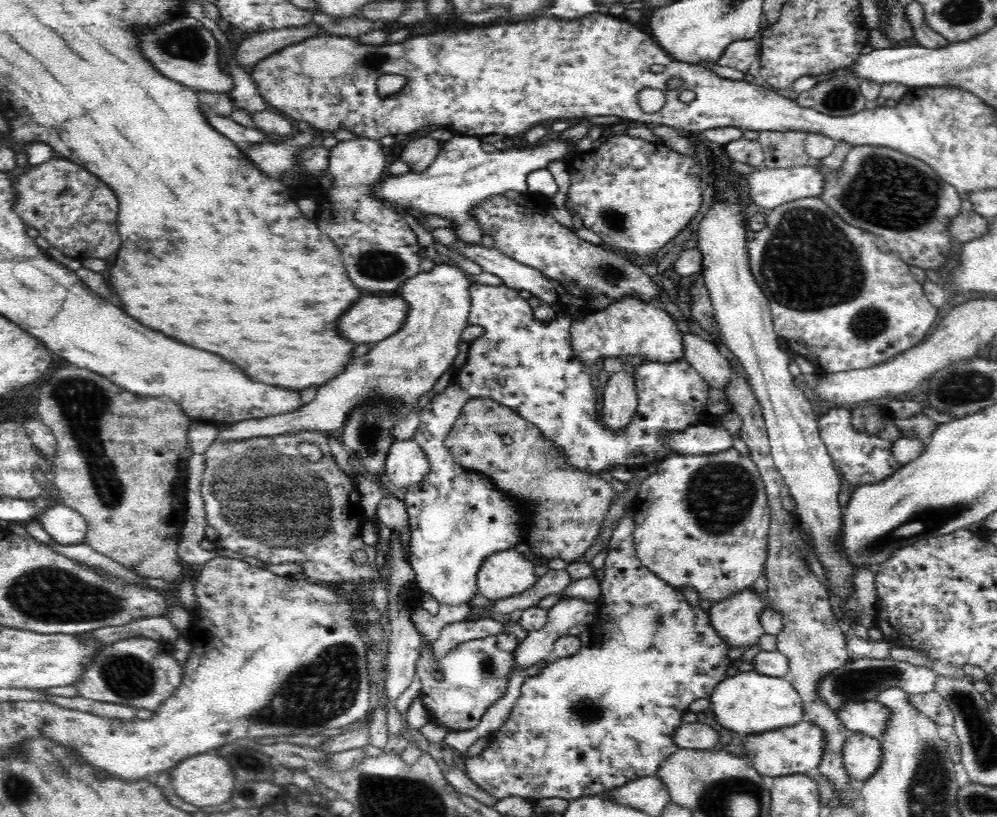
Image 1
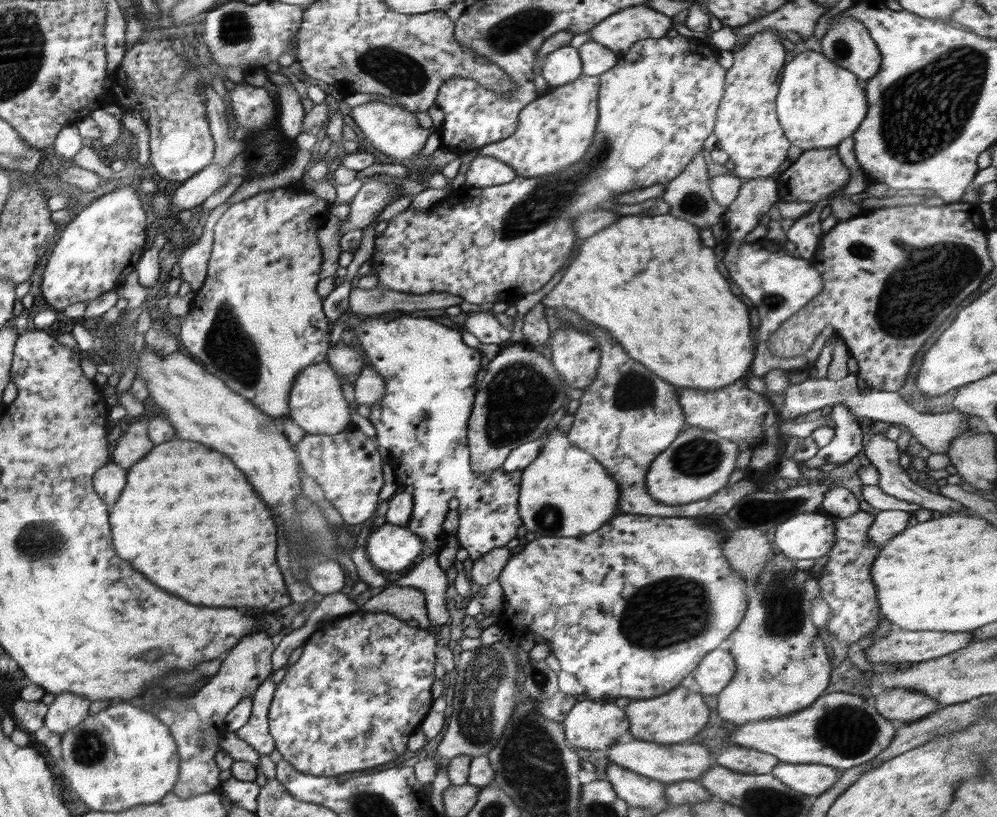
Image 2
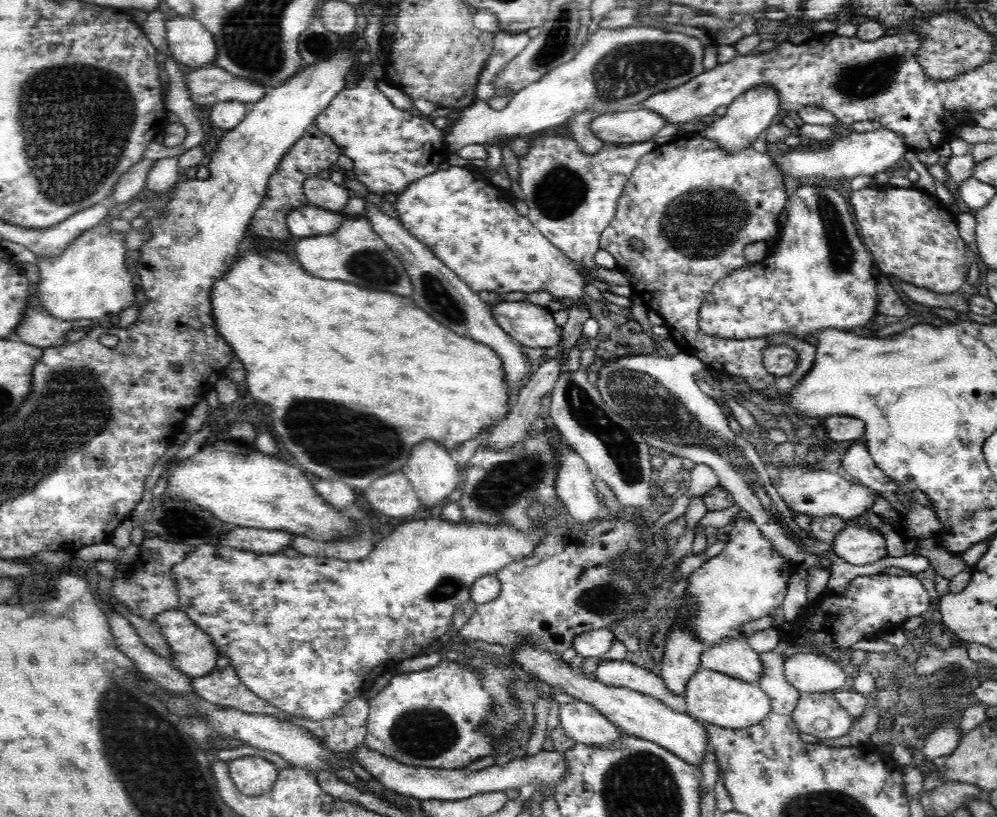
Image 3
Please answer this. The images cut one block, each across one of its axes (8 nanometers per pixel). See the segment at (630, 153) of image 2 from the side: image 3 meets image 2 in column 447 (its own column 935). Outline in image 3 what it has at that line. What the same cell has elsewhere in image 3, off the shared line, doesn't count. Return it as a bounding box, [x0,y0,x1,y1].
[850,186,969,294]

